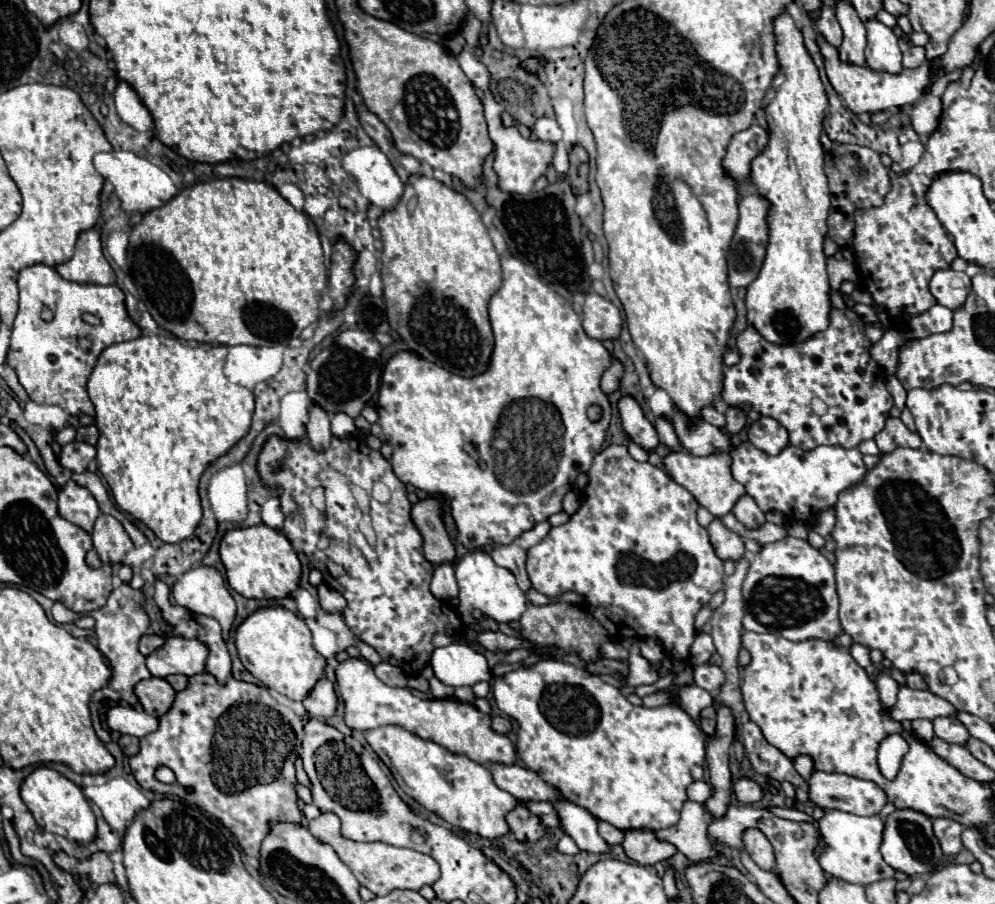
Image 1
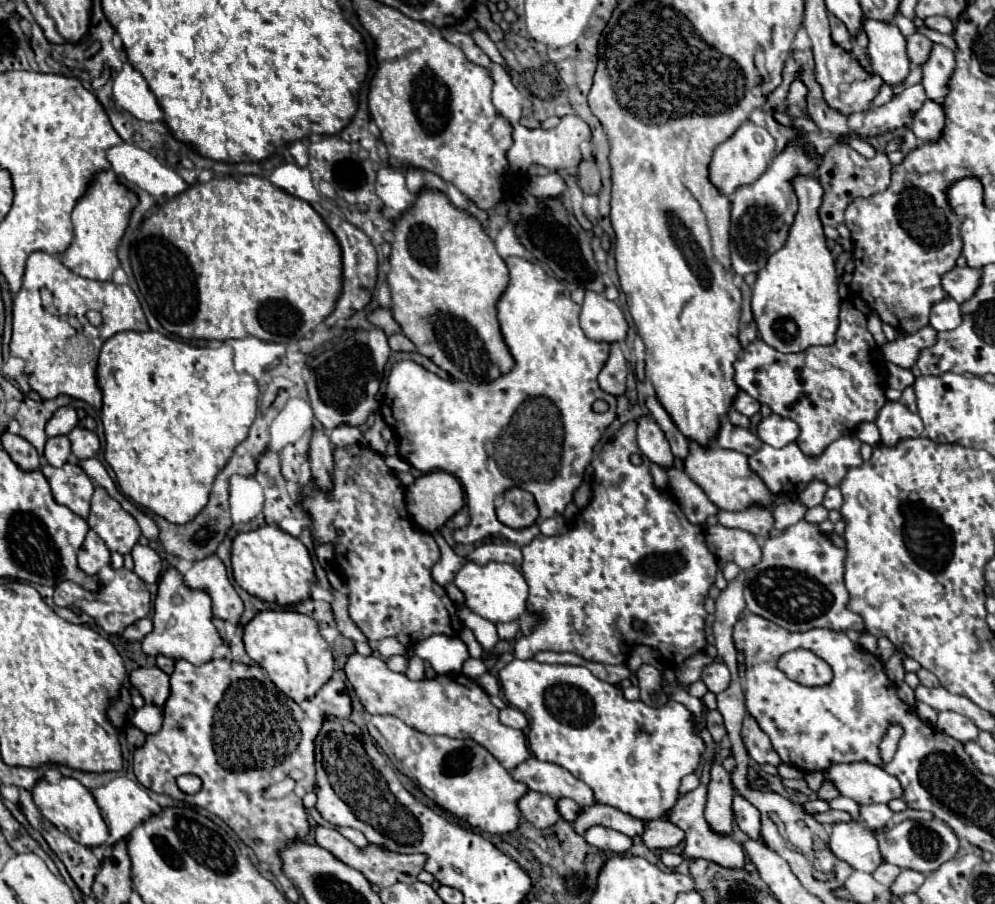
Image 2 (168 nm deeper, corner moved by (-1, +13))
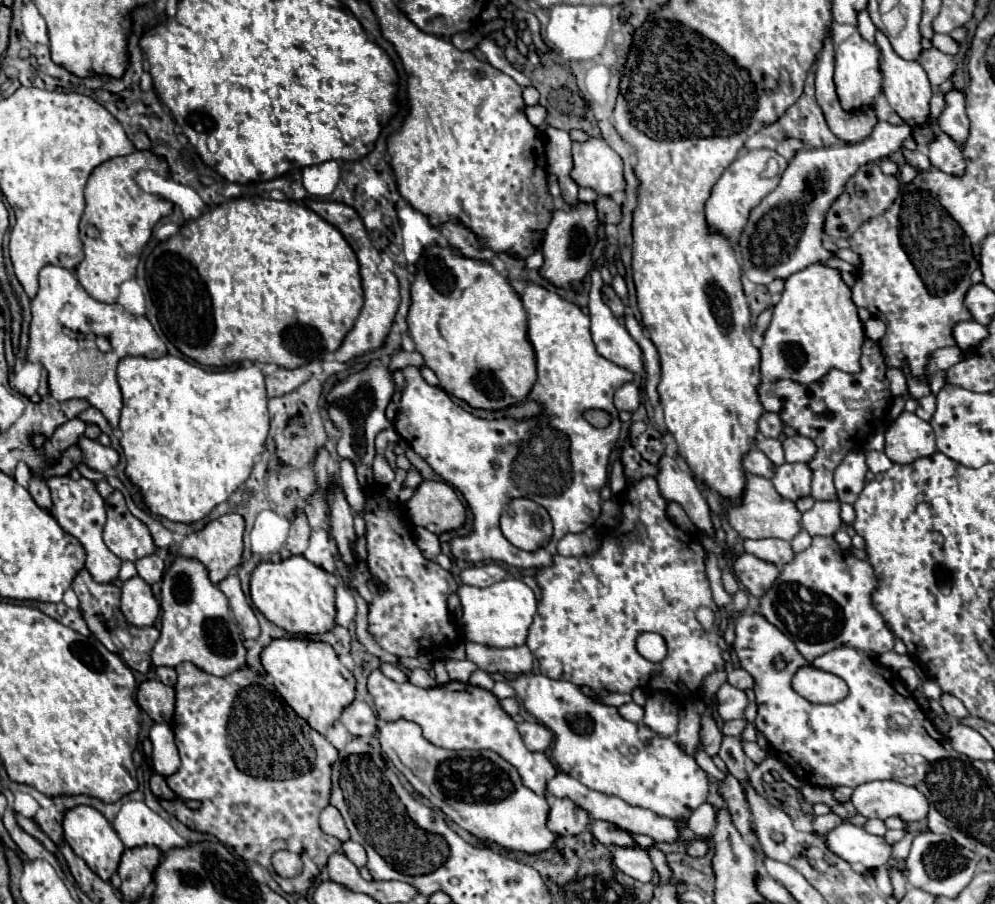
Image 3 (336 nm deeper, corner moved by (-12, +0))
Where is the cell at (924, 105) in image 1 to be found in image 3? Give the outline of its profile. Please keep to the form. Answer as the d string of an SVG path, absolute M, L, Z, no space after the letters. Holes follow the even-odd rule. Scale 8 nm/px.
M936 132L936 136L930 140L930 162L934 168L946 172L946 174L962 174L964 172L964 158L960 148L946 136L944 132Z

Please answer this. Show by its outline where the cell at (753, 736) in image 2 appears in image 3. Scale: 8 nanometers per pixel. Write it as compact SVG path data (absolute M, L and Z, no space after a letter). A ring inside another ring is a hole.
M742 742L742 744L744 744L744 752L746 752L746 756L748 756L754 764L760 764L760 762L764 762L764 760L766 760L768 750L760 748L760 746L758 746L758 742Z

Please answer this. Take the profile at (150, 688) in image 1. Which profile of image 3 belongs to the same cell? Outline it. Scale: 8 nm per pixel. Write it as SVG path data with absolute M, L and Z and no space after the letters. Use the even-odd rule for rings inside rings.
M146 680L138 686L136 702L154 722L170 722L174 716L176 692L160 680Z

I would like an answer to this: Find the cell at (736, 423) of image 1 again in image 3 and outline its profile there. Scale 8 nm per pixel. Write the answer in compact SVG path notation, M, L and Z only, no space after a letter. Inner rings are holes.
M764 412L758 420L758 430L760 434L764 434L766 438L778 438L782 434L782 420L778 414L774 412Z

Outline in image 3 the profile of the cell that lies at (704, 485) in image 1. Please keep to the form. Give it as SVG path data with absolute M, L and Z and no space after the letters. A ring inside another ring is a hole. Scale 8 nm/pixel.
M746 472L746 486L742 492L742 500L738 502L722 502L724 514L730 522L730 526L742 536L742 538L782 538L792 540L800 532L800 512L794 506L794 502L784 500L778 496L776 488L768 478L754 476Z

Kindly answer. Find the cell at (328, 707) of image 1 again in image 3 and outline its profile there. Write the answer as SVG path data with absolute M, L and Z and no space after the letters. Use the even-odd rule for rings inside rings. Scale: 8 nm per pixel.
M354 700L350 706L342 710L340 722L348 728L354 736L372 736L376 732L376 716L370 706L362 700Z

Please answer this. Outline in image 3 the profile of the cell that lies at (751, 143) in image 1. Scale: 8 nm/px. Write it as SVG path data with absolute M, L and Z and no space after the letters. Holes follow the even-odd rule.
M770 148L744 150L744 152L724 170L724 174L720 176L720 180L718 180L718 182L714 184L714 188L712 188L712 194L710 194L708 202L706 202L706 220L708 220L708 224L710 224L716 232L728 236L728 238L736 244L738 238L740 238L740 232L742 232L742 228L744 228L744 224L746 224L746 220L748 220L750 208L758 206L760 200L762 200L766 194L770 194L770 192L778 186L778 182L780 182L780 178L782 178L782 172L786 170L786 166L788 166L788 162L786 162L776 150L770 150ZM772 160L778 164L778 170L776 170L774 176L768 176L766 170L768 170L768 166L770 166L768 162L772 162Z

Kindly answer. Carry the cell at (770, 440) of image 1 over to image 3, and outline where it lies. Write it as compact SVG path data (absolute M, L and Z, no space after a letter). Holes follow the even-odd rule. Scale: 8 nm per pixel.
M804 436L784 438L782 446L784 446L786 462L810 462L812 456L816 454L814 442L810 438L804 438Z

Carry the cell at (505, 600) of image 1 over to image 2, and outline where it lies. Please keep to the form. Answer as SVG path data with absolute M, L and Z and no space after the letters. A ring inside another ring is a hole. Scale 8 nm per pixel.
M465 563L463 569L455 575L453 585L465 595L465 605L479 617L491 623L509 623L517 621L525 613L527 603L527 583L523 575L509 563L487 563L483 567L475 563Z

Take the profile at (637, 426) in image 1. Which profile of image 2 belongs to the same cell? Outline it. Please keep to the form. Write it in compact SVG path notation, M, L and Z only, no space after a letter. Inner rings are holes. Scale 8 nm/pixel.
M643 417L639 421L637 443L639 443L639 449L649 457L651 463L657 463L663 469L673 467L675 457L669 449L669 443L667 443L661 427L651 417Z

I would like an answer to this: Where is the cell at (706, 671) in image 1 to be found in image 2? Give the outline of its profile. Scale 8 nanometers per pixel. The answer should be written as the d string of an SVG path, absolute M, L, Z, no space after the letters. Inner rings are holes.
M715 661L715 663L711 663L711 665L707 665L703 669L701 681L707 685L707 689L711 693L717 695L717 693L721 693L721 691L725 691L729 687L731 675L729 675L729 669L727 669L727 665L723 661Z

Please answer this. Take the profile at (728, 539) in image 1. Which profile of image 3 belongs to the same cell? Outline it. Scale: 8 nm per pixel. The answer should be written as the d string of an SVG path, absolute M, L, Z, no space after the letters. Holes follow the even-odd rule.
M744 552L734 558L732 572L748 588L750 594L760 598L770 588L770 584L776 580L780 570L776 564L770 564L766 560L756 558L754 554Z

